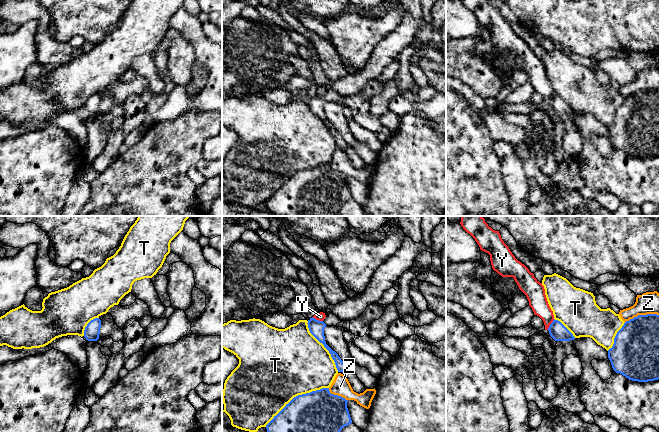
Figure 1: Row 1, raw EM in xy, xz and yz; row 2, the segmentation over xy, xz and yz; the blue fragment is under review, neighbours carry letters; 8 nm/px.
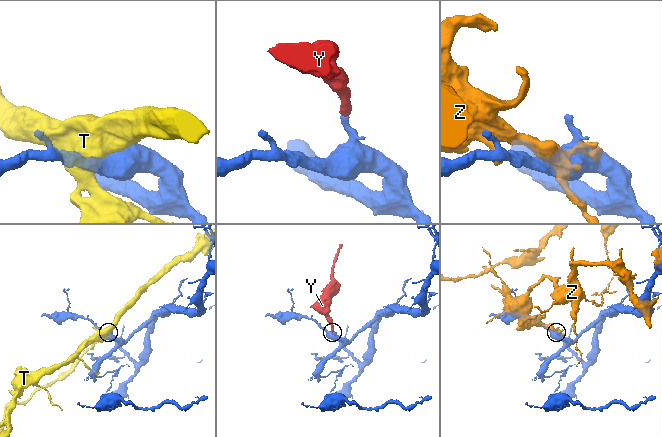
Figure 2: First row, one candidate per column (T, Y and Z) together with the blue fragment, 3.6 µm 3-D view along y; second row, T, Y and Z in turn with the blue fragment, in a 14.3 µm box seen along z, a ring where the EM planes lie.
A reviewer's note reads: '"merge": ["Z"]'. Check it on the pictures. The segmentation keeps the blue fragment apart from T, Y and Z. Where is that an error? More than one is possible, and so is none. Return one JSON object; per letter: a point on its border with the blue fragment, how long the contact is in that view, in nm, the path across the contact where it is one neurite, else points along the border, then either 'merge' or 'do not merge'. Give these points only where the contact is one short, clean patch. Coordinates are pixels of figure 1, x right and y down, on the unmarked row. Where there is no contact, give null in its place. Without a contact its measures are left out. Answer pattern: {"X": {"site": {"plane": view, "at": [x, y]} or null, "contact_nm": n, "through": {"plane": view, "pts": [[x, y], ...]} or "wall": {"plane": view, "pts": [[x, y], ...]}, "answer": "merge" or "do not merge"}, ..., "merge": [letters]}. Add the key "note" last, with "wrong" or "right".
{"T": {"site": {"plane": "xz", "at": [296, 172]}, "contact_nm": 600, "answer": "do not merge"}, "Y": {"site": {"plane": "yz", "at": [550, 100]}, "contact_nm": 110, "wall": {"plane": "yz", "pts": [[554, 95], [547, 105]]}, "answer": "do not merge"}, "Z": {"site": {"plane": "yz", "at": [641, 91]}, "contact_nm": 280, "answer": "do not merge"}, "merge": [], "note": "wrong"}

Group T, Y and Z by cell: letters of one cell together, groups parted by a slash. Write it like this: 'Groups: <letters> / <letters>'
Groups: T / Y / Z

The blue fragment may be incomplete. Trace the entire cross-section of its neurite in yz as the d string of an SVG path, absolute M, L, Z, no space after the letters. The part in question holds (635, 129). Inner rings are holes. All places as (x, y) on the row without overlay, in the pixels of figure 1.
M638 91L626 97L608 126L608 134L613 146L629 156L658 156L659 91Z

